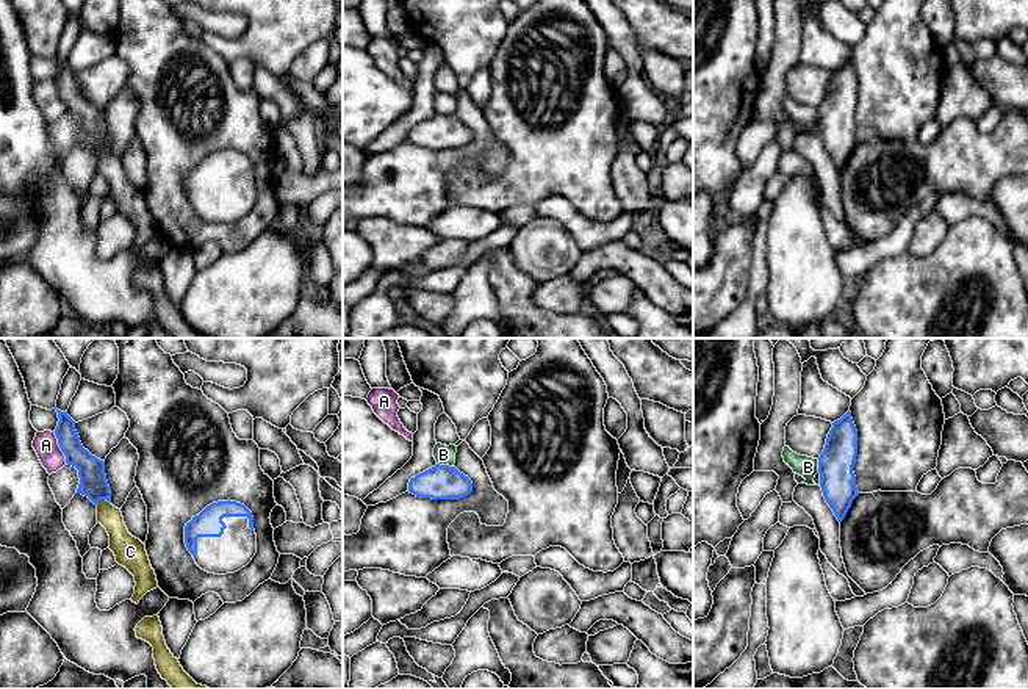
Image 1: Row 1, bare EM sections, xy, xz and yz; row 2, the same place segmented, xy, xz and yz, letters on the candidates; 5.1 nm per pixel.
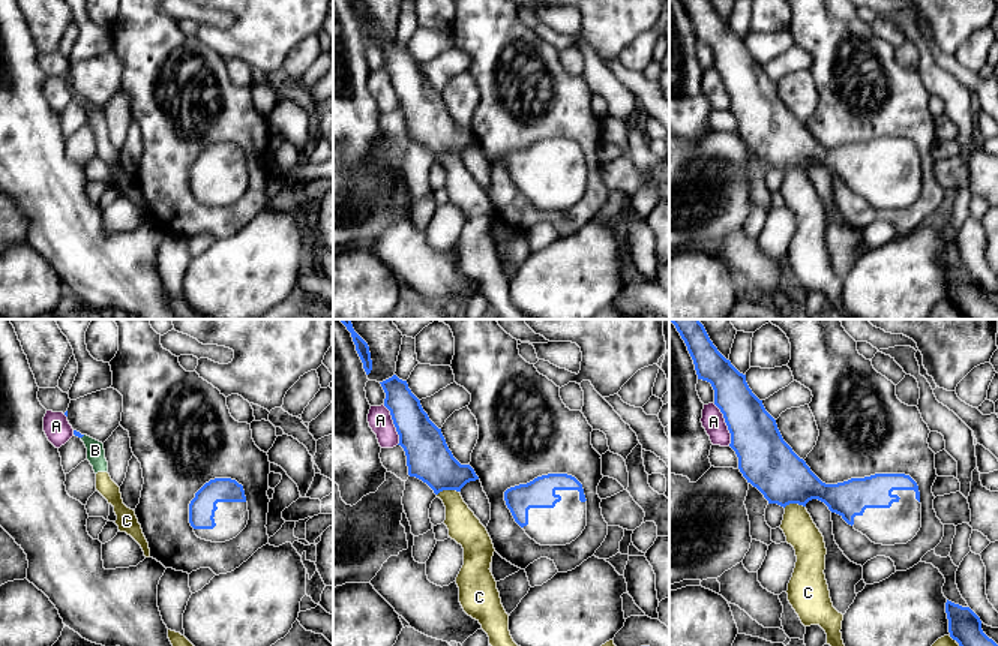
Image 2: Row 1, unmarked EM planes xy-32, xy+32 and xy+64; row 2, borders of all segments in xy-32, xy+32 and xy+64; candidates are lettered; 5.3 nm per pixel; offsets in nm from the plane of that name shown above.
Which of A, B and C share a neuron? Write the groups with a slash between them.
A / B C

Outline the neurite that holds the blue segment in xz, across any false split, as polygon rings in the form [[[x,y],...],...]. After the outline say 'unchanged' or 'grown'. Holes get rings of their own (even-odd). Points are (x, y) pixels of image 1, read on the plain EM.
[[[437,113],[412,127],[408,141],[421,147],[460,149],[473,141],[473,132],[455,116]]] | unchanged

